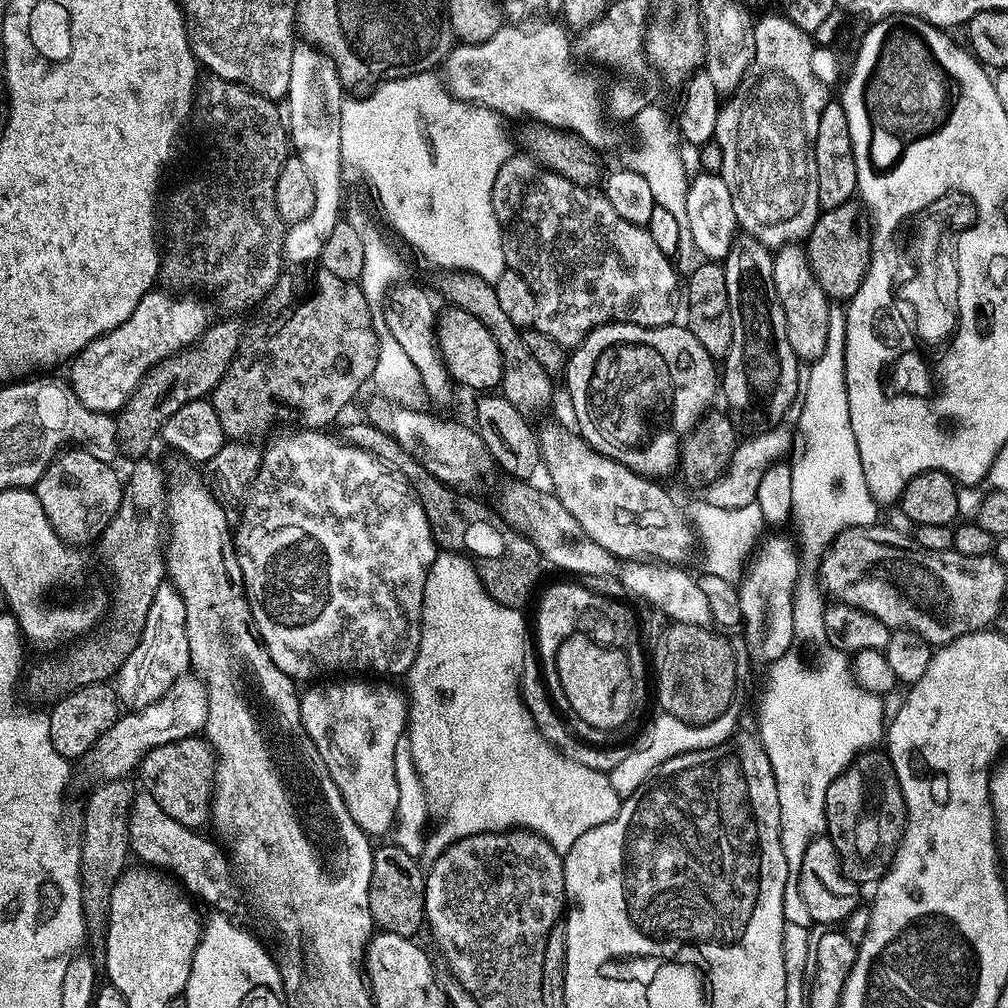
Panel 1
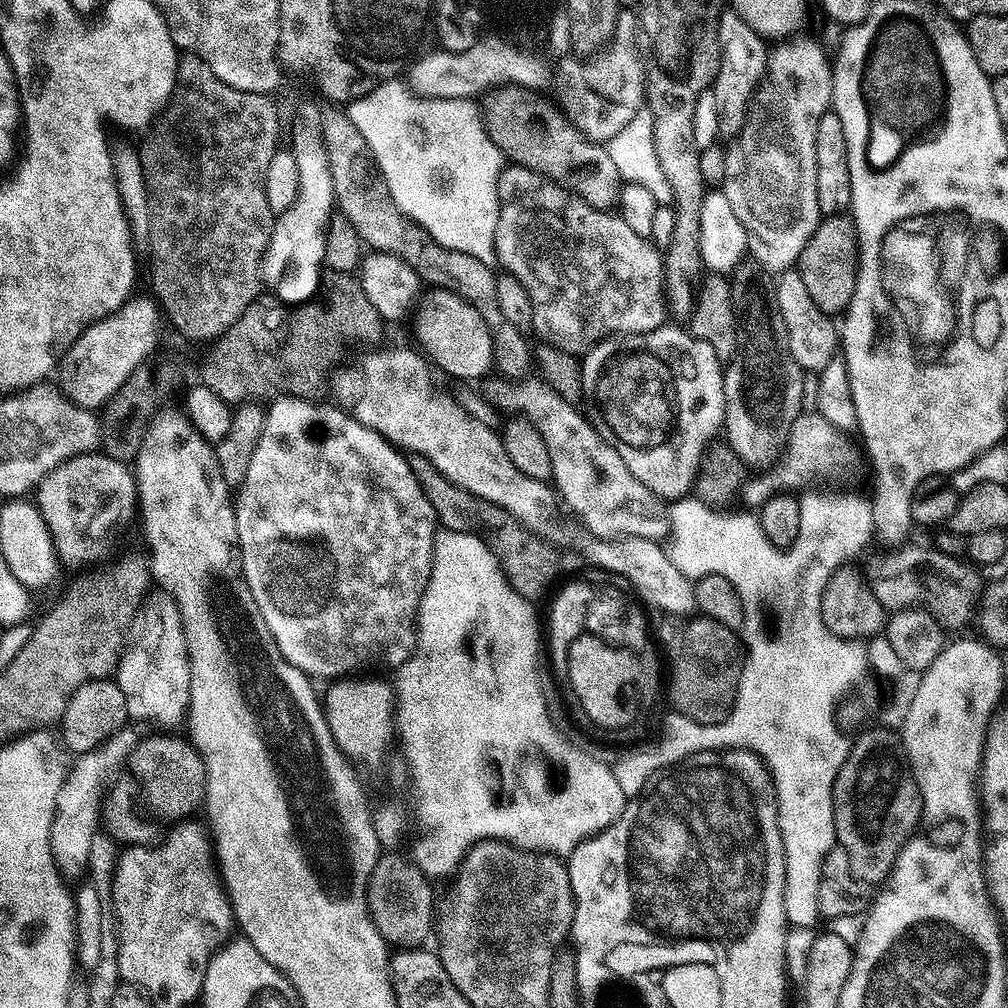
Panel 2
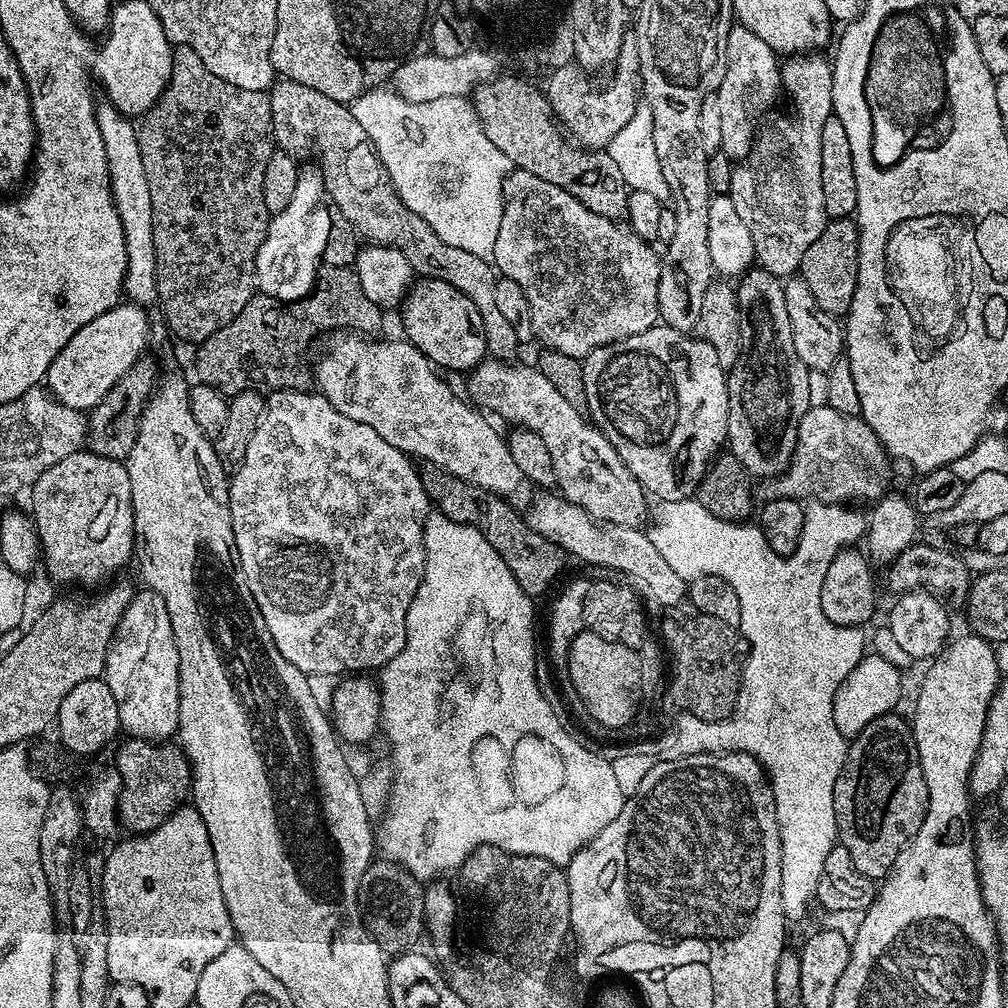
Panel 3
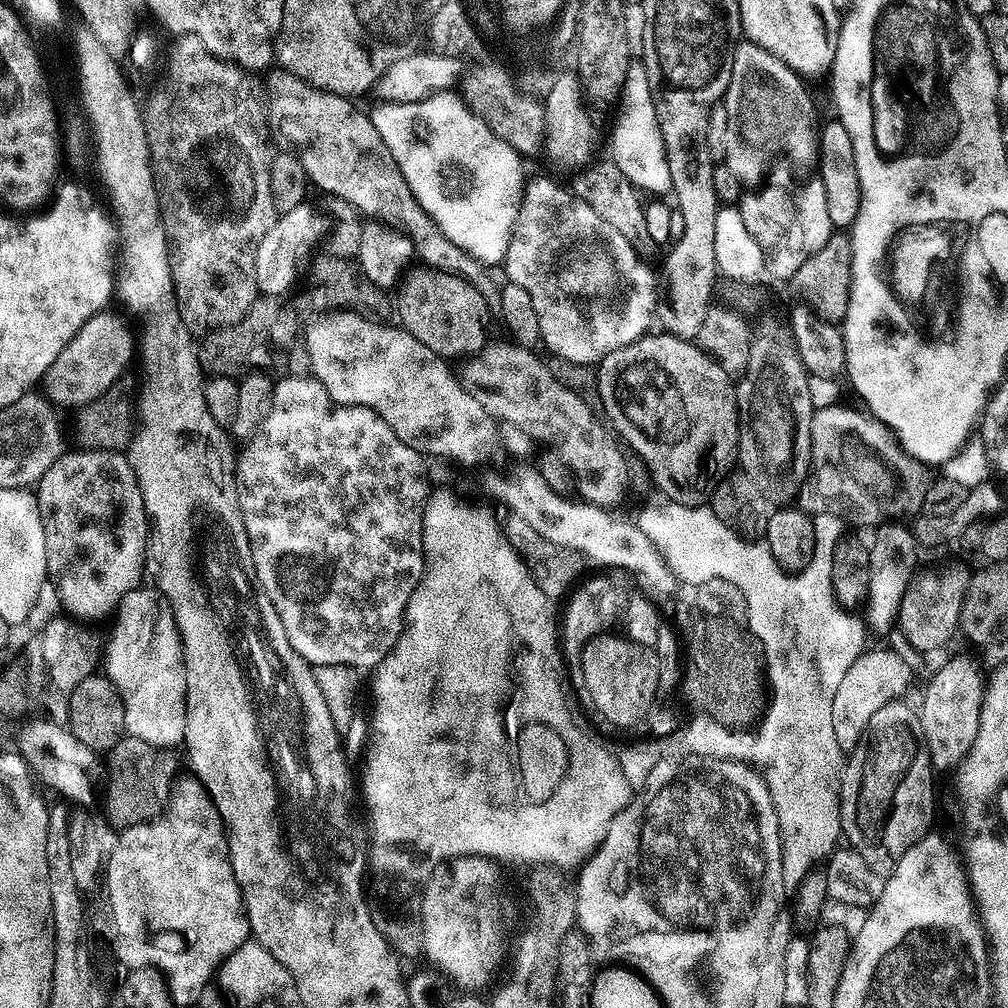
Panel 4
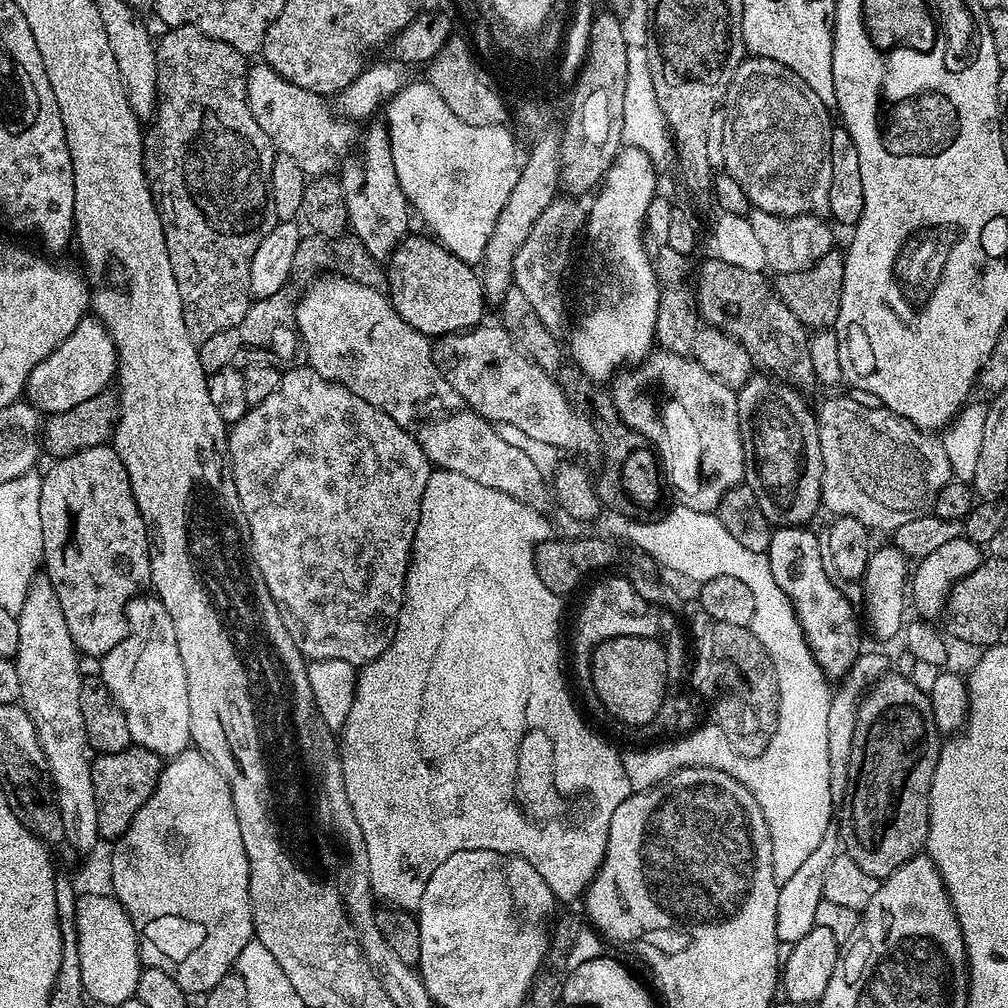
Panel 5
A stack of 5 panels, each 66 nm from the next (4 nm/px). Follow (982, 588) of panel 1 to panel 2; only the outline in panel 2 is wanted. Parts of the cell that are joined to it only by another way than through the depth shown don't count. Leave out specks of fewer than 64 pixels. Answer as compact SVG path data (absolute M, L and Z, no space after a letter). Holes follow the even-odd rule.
M904 546L893 547L896 548L893 552L868 564L866 580L881 607L885 610L923 610L944 630L964 628L971 620L973 623L982 597L982 583L976 573L979 571L971 563L937 552L932 546L900 547Z

